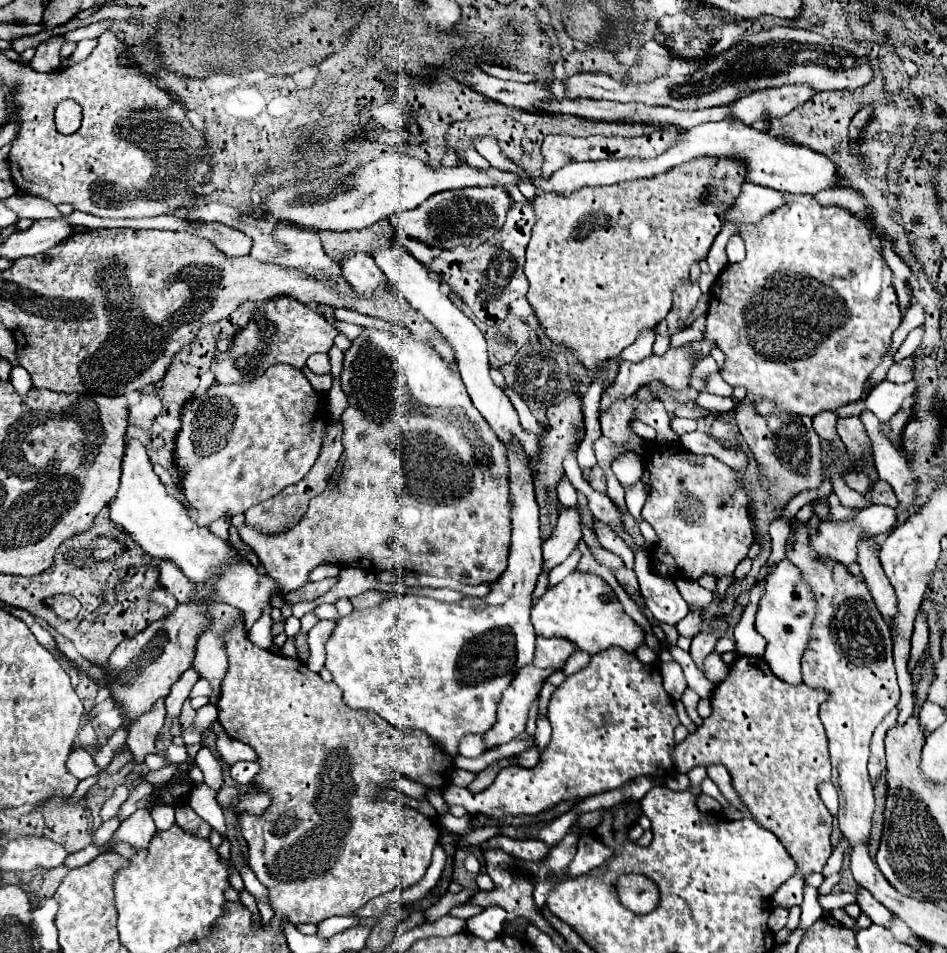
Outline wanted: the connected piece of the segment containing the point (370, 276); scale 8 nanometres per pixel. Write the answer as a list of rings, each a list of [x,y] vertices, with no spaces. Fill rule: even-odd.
[[[351,254],[339,260],[339,268],[341,276],[361,294],[369,294],[373,290],[389,290],[389,284],[385,284],[385,276],[381,276],[381,270],[369,254]]]

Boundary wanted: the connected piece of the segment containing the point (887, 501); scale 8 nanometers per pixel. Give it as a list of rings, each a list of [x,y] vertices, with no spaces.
[[[880,481],[874,484],[871,490],[865,494],[868,500],[871,499],[870,494],[872,494],[873,504],[888,505],[894,509],[898,506],[897,497],[887,482]]]

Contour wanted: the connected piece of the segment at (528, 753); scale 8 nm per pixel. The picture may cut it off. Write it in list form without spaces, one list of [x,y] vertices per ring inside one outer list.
[[[529,748],[529,750],[525,750],[523,754],[519,754],[515,758],[517,758],[517,766],[533,768],[539,762],[539,752],[537,752],[537,748]]]

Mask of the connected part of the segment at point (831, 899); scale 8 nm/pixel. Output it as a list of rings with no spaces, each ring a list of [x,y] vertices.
[[[843,892],[840,894],[830,893],[825,896],[818,895],[818,901],[823,910],[830,911],[844,908],[847,904],[856,903],[857,898],[855,893]]]

